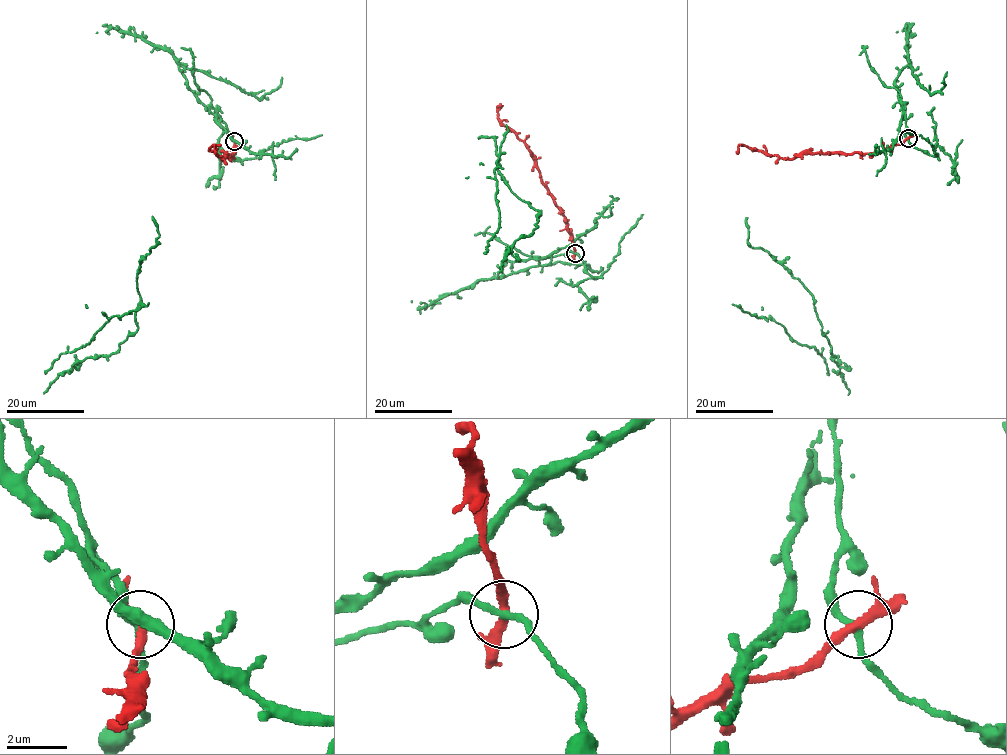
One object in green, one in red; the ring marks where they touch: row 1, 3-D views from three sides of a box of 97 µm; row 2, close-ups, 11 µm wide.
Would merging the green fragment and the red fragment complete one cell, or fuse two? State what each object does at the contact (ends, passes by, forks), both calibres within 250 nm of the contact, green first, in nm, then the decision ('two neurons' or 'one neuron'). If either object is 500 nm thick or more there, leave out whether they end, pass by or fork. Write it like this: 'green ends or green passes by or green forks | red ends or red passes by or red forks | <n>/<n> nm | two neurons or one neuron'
green passes by | red passes by | 180/280 nm | two neurons

